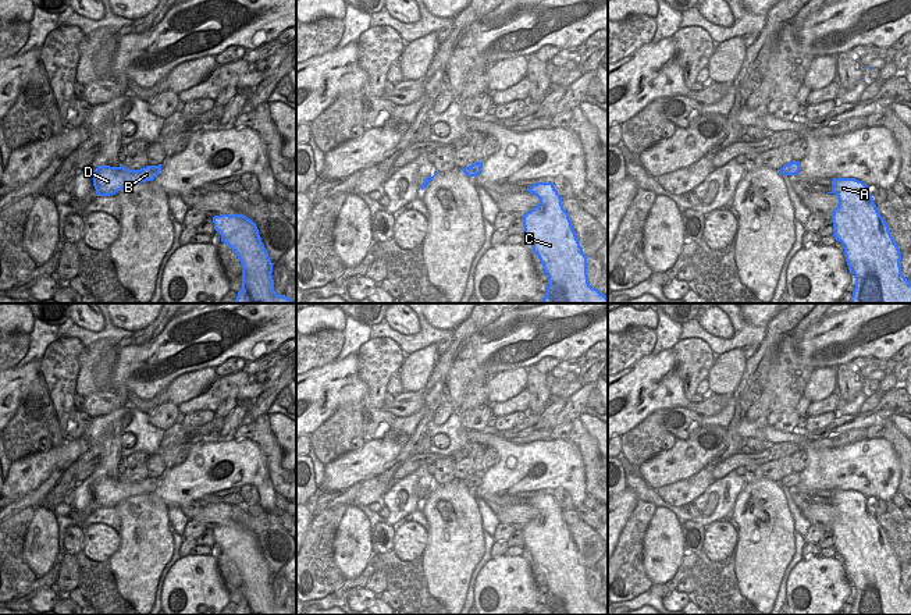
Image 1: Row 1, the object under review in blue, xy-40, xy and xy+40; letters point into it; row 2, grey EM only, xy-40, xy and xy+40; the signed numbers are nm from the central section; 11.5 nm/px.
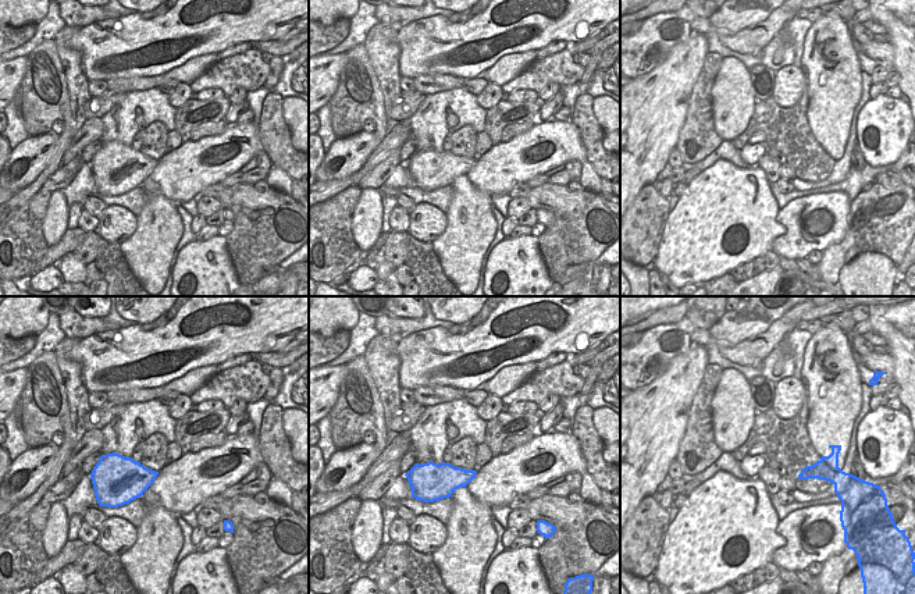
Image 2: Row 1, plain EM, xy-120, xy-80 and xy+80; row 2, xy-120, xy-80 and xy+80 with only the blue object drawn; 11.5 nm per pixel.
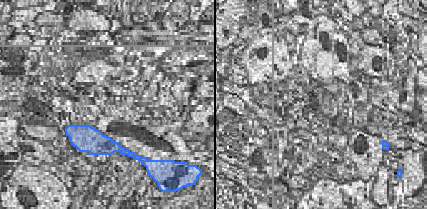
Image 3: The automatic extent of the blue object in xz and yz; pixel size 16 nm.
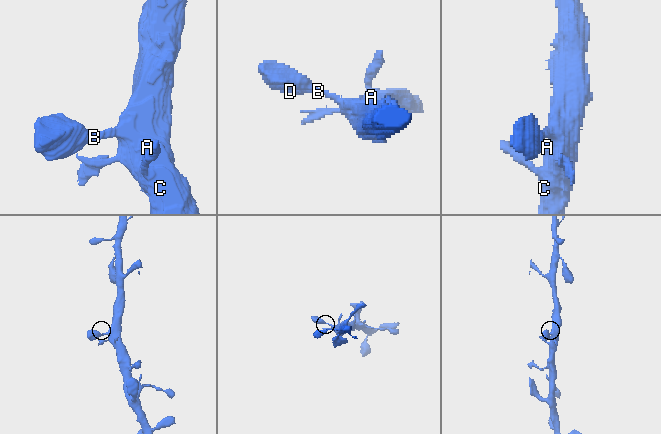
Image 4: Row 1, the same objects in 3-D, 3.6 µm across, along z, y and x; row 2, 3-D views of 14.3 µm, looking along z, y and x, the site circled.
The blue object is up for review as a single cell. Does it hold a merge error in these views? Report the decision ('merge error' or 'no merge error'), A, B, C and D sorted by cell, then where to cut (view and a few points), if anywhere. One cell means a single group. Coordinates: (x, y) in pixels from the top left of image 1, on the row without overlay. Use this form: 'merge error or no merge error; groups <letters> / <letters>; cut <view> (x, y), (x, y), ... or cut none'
no merge error; groups A B C D; cut none

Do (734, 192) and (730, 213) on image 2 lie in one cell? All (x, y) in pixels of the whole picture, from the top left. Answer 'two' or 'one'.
two

